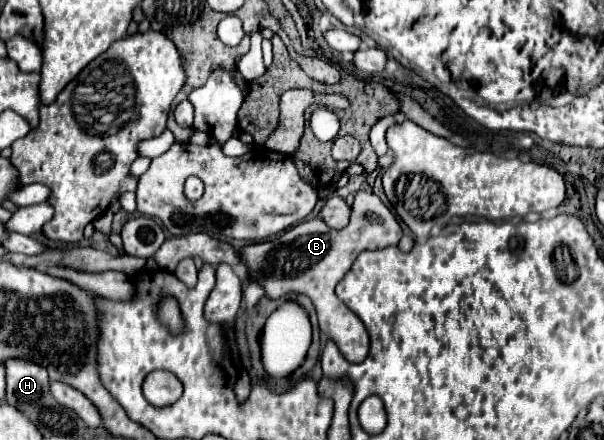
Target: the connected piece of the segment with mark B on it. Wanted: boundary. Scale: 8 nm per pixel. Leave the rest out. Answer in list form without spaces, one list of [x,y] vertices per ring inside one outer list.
[[[358,191],[356,201],[352,205],[350,223],[344,229],[332,229],[322,219],[314,217],[288,229],[282,237],[252,243],[238,251],[248,277],[254,283],[260,283],[270,299],[280,299],[286,293],[310,297],[318,315],[320,333],[334,341],[348,361],[356,363],[368,355],[368,333],[362,321],[356,315],[352,315],[352,311],[342,301],[338,301],[338,297],[334,295],[334,287],[352,267],[360,251],[398,245],[400,237],[402,229],[396,217],[390,213],[390,209],[374,193]]]

